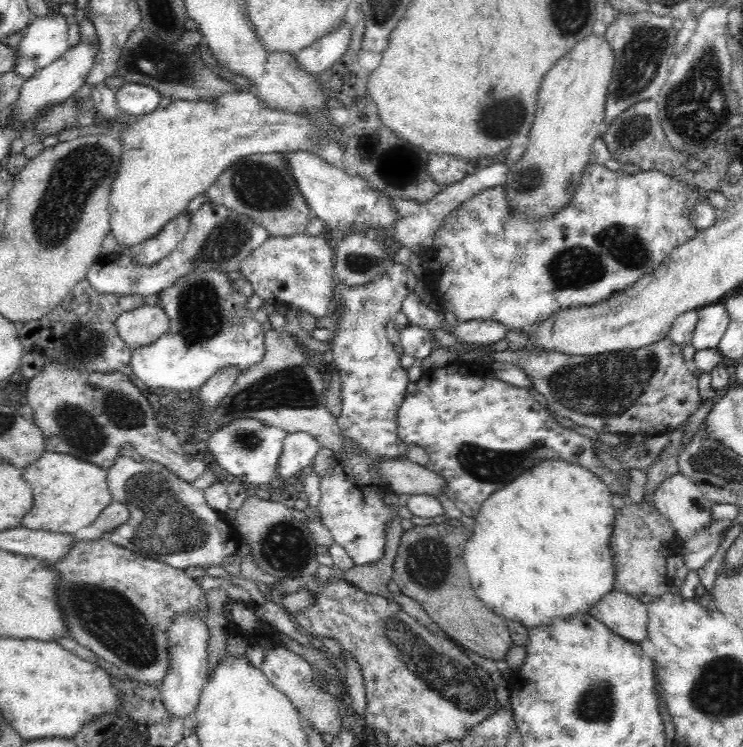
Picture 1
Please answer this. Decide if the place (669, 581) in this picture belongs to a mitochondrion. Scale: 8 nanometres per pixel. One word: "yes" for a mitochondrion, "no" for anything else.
no

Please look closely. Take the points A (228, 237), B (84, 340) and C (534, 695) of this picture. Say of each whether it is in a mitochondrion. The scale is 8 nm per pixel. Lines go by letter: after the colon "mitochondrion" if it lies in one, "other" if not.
A: mitochondrion
B: mitochondrion
C: other

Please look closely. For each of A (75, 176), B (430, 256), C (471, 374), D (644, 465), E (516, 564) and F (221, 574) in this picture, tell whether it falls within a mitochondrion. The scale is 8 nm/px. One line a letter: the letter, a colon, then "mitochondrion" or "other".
A: mitochondrion
B: other
C: other
D: other
E: other
F: other

